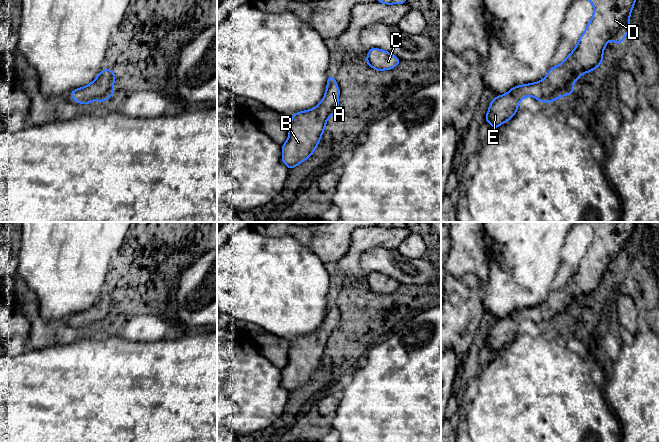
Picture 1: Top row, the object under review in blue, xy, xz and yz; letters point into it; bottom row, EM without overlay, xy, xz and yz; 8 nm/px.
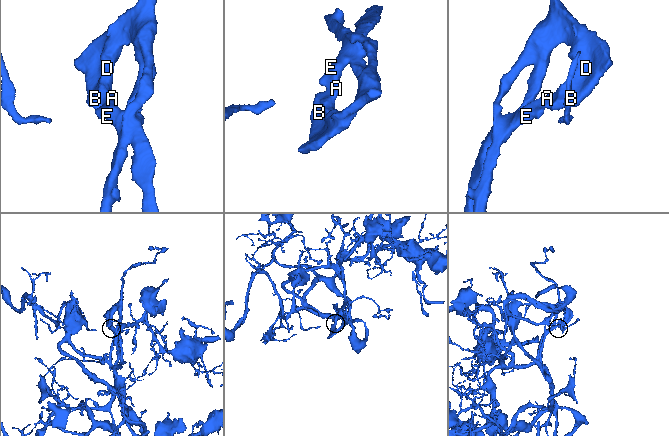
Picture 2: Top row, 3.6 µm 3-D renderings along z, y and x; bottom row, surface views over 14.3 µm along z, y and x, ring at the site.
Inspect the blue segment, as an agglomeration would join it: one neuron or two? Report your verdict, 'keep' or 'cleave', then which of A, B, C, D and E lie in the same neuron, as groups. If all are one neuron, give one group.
keep | A B C D E

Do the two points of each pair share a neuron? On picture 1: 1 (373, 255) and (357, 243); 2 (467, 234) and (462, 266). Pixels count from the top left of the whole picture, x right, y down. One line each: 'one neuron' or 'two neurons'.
1: two neurons
2: one neuron

